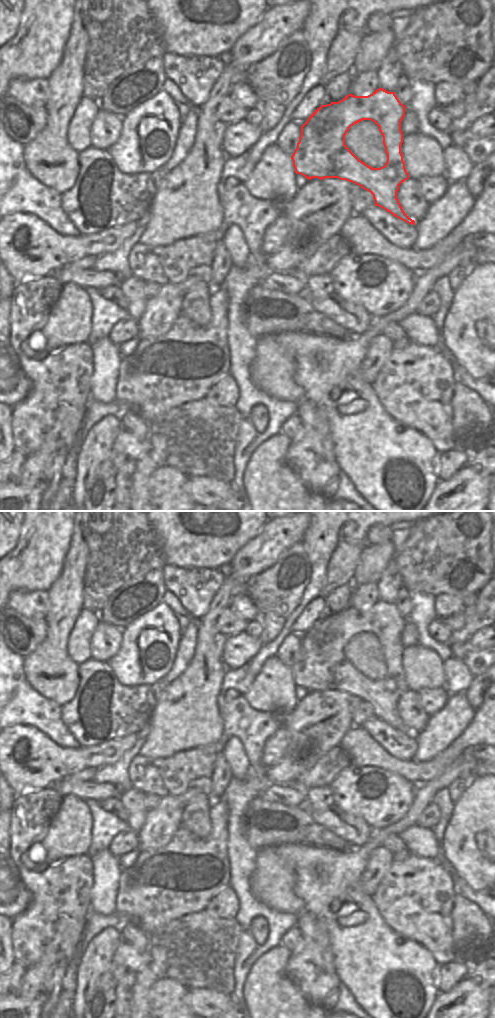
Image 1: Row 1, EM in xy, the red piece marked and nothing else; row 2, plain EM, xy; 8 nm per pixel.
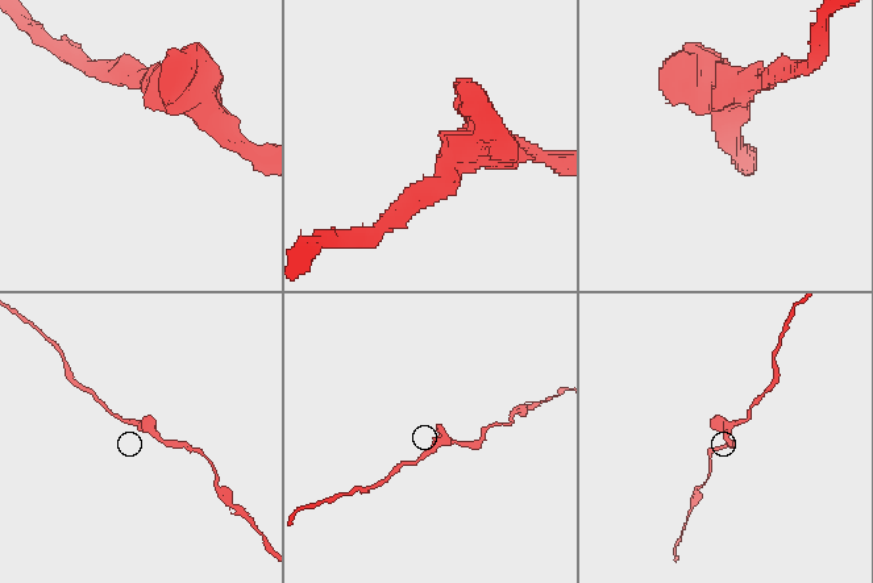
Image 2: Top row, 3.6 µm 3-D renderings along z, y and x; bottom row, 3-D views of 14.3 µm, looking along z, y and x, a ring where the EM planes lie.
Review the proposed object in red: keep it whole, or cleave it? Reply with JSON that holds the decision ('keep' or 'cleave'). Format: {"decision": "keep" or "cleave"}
{"decision": "keep"}

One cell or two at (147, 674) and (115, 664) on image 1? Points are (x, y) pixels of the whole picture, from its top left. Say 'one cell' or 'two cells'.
one cell

